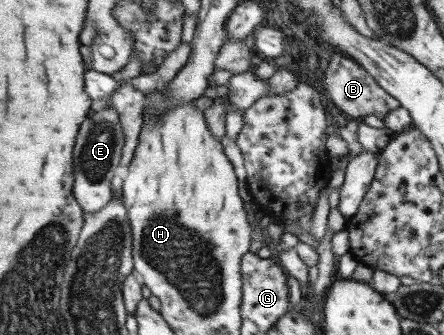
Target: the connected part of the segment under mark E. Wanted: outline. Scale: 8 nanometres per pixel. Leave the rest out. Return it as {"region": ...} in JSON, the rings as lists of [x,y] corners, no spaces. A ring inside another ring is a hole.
{"region":[[[115,108],[93,110],[81,129],[78,144],[75,146],[74,195],[77,196],[79,205],[83,206],[85,214],[87,212],[97,214],[97,212],[103,212],[105,206],[111,202],[113,176],[122,161],[125,134],[123,134],[122,123],[119,120],[119,112]]]}

